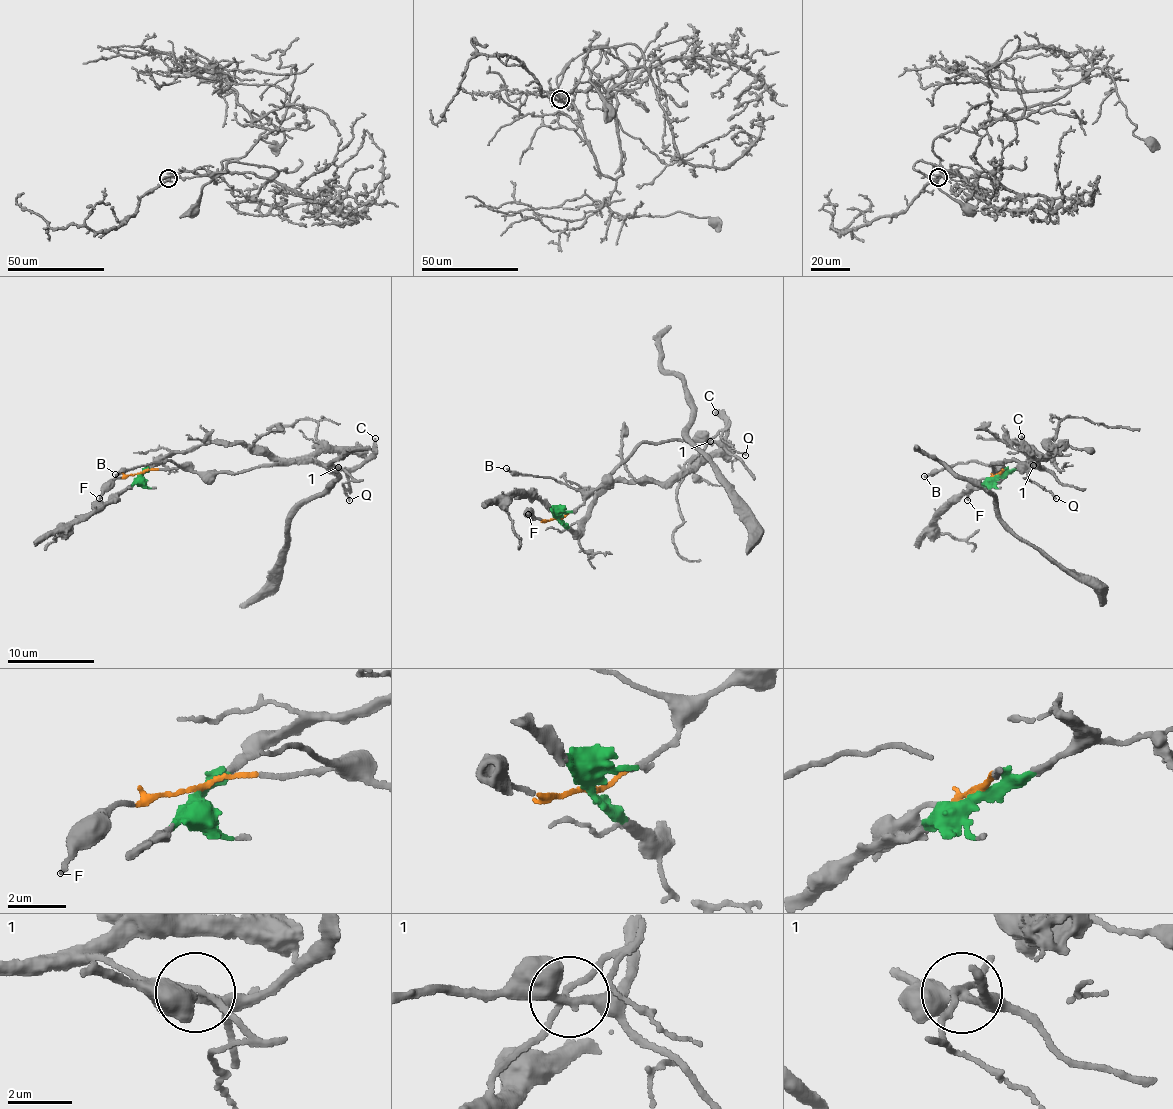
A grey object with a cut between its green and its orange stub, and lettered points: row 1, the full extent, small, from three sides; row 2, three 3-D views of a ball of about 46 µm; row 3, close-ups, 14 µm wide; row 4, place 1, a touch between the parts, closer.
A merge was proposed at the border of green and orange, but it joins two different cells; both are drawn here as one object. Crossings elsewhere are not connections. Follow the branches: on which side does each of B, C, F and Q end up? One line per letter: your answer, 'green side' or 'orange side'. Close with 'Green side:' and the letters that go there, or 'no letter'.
B: orange side
C: orange side
F: orange side
Q: green side
Green side: Q

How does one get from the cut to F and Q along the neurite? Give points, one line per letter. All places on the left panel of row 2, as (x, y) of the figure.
F: (139, 473), (114, 477), (99, 499)
Q: (139, 473), (161, 458), (206, 443), (248, 443), (286, 459), (336, 465), (351, 476), (343, 482), (349, 500)

